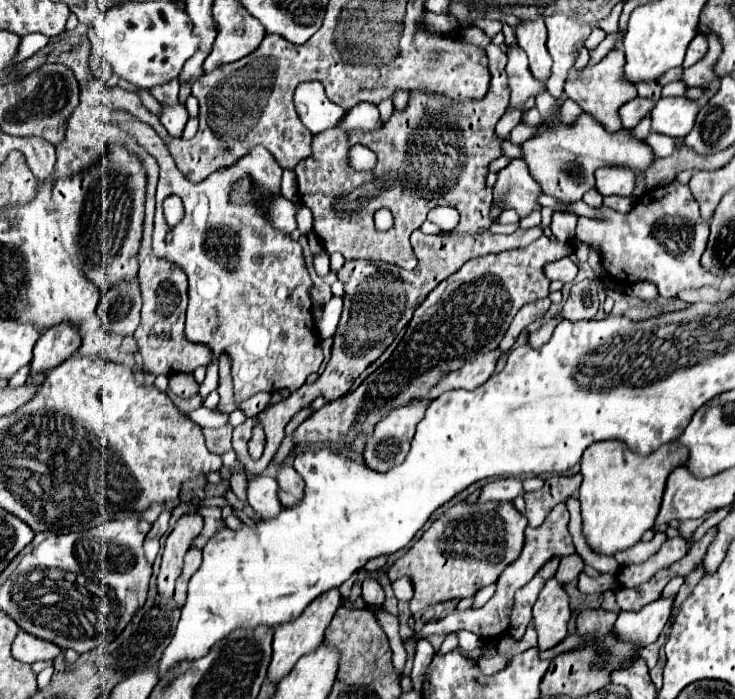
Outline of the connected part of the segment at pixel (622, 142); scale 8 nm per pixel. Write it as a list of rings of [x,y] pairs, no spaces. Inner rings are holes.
[[[541,93],[537,97],[537,109],[543,117],[543,123],[537,127],[537,135],[523,141],[521,153],[531,171],[531,177],[541,185],[543,193],[557,197],[563,203],[579,201],[585,191],[595,187],[595,171],[599,167],[629,167],[647,171],[653,161],[653,149],[643,139],[637,139],[631,129],[619,129],[615,133],[607,131],[593,115],[581,113],[573,123],[561,121],[559,103],[549,97],[549,93]],[[547,117],[551,121],[547,123]]]

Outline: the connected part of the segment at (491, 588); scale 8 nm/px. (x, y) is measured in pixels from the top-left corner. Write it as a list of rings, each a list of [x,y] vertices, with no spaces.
[[[487,585],[481,591],[477,591],[473,595],[473,607],[483,607],[493,597],[493,593],[495,593],[495,585]]]

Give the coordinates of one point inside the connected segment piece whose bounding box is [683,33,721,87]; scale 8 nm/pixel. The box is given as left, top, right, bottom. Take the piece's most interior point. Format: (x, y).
(703, 73)

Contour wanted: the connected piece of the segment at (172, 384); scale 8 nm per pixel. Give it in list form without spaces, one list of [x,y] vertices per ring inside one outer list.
[[[179,373],[179,375],[169,377],[169,389],[179,397],[189,399],[199,393],[199,383],[195,381],[193,373]]]

